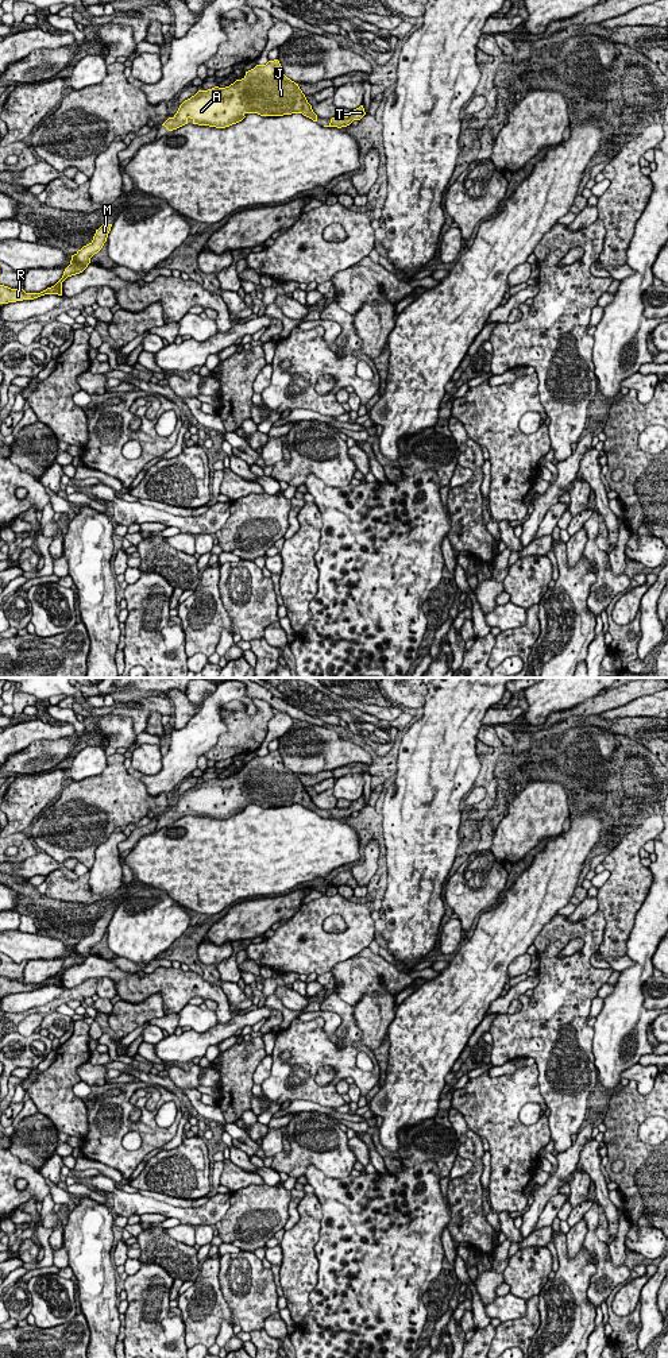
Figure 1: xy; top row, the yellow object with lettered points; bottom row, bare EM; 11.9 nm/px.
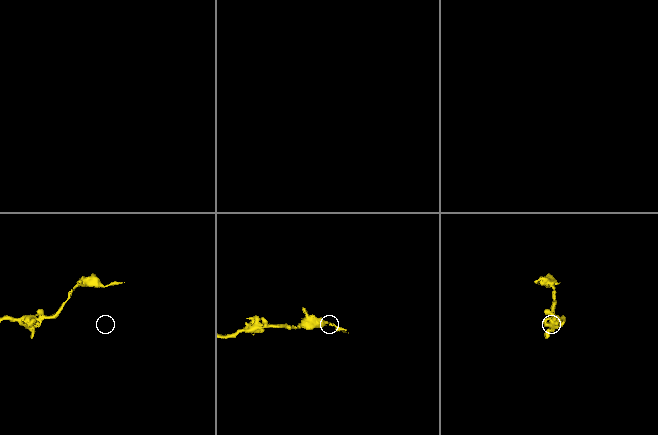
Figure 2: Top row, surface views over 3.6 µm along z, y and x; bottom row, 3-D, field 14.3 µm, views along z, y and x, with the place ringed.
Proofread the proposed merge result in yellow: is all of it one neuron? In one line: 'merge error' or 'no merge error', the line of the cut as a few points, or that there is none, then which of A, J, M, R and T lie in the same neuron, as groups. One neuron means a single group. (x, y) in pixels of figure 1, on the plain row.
no merge error; cut none; groups A J M R T

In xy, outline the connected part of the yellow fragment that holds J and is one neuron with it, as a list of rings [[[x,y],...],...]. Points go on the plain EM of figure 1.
[[[274,751],[266,756],[256,756],[229,778],[198,782],[162,817],[173,822],[188,815],[190,809],[193,815],[225,819],[242,813],[246,805],[260,807],[302,805],[317,813],[317,806],[298,775],[287,769],[279,752]]]

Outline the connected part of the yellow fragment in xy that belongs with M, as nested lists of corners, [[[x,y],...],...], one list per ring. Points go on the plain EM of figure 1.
[[[103,915],[93,927],[93,931],[72,946],[70,956],[65,960],[62,969],[51,979],[40,984],[26,984],[23,980],[11,980],[0,976],[0,995],[34,991],[45,985],[62,987],[62,973],[72,967],[82,964],[90,954],[90,949],[97,945],[107,933],[112,915]]]

